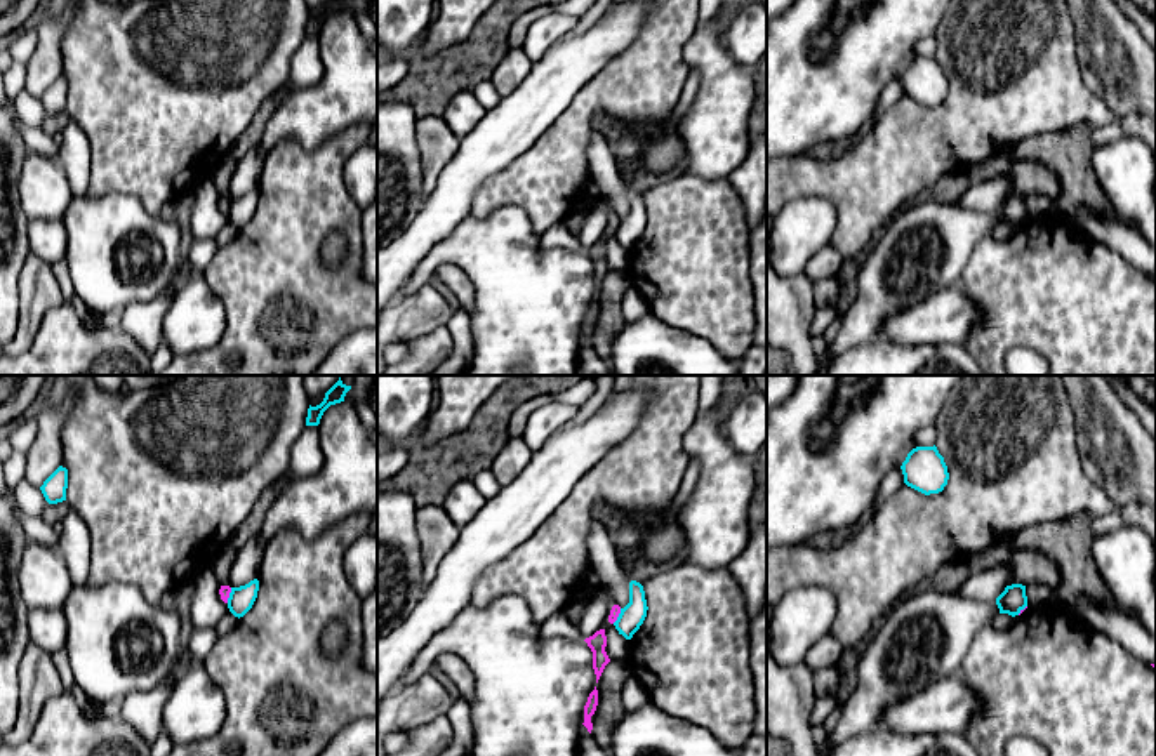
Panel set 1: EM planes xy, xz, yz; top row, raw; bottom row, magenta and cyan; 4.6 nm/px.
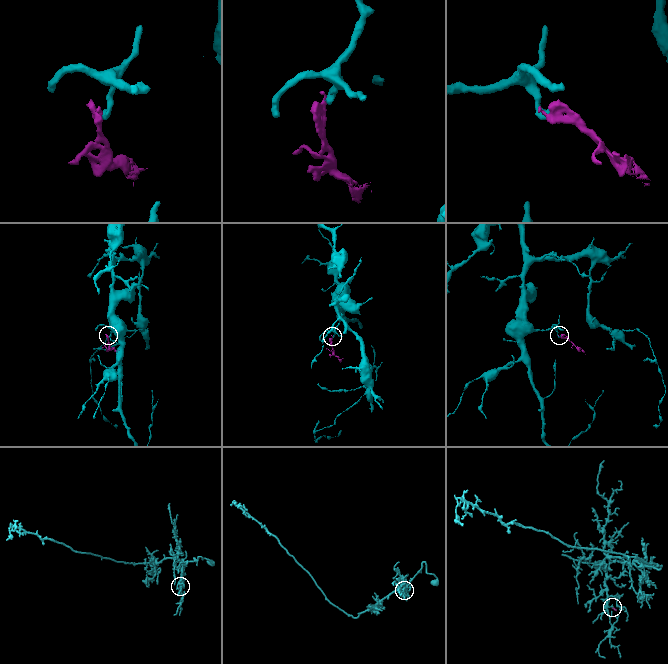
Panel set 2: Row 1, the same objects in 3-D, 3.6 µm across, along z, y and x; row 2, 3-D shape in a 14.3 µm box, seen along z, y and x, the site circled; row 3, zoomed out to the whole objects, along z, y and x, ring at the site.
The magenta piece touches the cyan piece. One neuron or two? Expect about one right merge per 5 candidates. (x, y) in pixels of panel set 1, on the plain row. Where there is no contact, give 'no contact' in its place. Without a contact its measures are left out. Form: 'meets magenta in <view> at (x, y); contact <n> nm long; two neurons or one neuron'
meets magenta in xy at (228, 205); contact 80 nm long; two neurons

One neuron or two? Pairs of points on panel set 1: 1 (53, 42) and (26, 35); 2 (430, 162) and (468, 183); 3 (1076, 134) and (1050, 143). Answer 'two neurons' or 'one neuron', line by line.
1: two neurons
2: two neurons
3: one neuron

